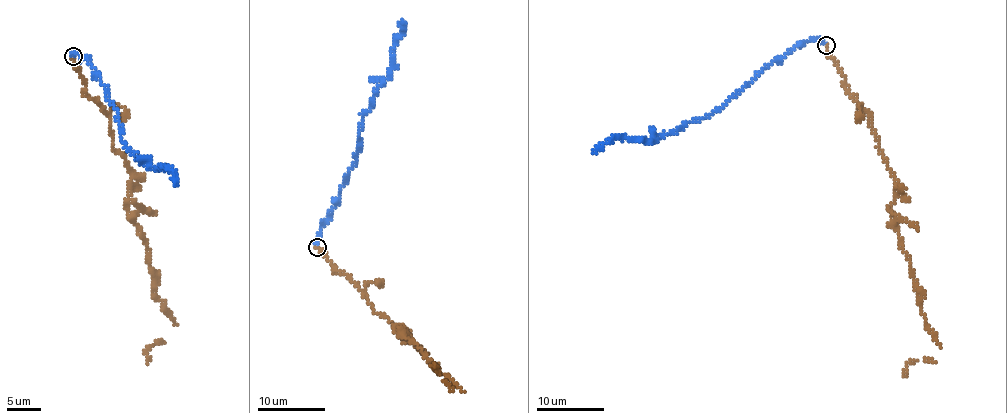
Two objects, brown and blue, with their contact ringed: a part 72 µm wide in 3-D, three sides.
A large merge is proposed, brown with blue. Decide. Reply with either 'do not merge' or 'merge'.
do not merge

